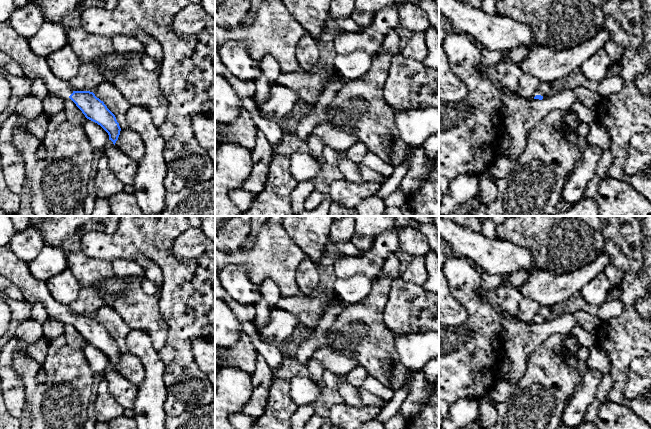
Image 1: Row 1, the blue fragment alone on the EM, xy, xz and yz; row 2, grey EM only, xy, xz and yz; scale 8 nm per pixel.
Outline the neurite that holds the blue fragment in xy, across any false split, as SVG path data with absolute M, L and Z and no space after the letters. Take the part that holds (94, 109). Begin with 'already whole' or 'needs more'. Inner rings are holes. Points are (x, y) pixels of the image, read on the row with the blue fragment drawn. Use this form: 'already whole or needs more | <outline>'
needs more | M7 22L0 23L0 50L17 62L24 76L33 81L40 79L51 95L70 98L85 117L100 125L115 145L121 128L115 115L103 101L90 91L74 91L67 81L57 78L51 71L46 58L35 55L28 40L15 32Z

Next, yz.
needs more | M542 81L537 88L537 93L534 99L542 100L549 97L560 88L561 83Z

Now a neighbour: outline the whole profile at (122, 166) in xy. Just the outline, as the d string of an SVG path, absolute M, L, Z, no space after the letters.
M114 144L107 145L104 154L108 158L108 167L124 184L133 185L137 174L138 163L125 155Z

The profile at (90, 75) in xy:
M109 53L102 55L97 62L81 63L75 77L68 80L73 91L93 92L102 82L107 81L106 70L121 70L129 59L140 61L143 53Z

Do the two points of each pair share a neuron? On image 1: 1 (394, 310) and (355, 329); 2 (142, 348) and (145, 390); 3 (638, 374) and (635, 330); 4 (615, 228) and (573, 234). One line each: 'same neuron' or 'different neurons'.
1: different neurons
2: same neuron
3: different neurons
4: different neurons

